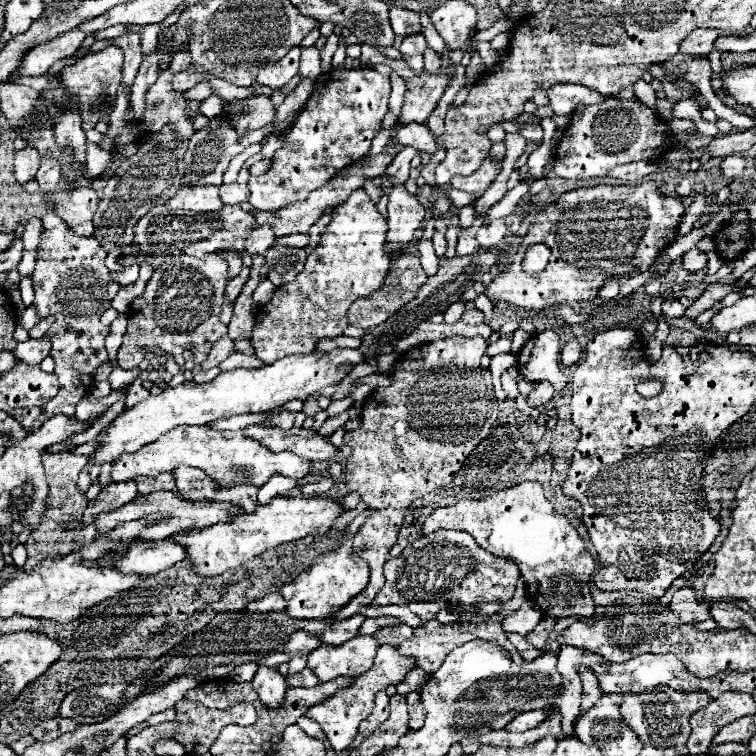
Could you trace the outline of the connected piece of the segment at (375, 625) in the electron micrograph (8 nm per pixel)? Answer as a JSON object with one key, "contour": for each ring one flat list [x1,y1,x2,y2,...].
{"contour":[[374,617,374,619,366,619,364,625,360,627,360,635,374,635,380,627,392,625,392,623,400,623,400,619,396,617]]}

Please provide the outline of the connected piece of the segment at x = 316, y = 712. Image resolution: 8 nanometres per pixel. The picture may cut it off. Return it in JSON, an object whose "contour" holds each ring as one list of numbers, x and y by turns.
{"contour":[[380,645,378,653,374,657,374,665,372,665,372,669,368,673,356,677,354,683,348,689,342,689,340,693,332,695,328,701,310,707,306,711,306,717,314,719,314,721,318,721,322,725,322,729,324,729,324,733,326,733,326,737,334,750,340,752,348,749,358,733,360,721,366,719,372,713,376,693,382,691,382,689,386,689,390,683,398,685,404,679,404,675,410,669,414,669,414,667,416,667,416,661,412,657,400,655,398,649,394,649,390,645]]}

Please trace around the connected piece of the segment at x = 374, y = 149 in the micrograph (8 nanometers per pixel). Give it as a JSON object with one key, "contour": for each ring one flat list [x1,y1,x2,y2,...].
{"contour":[[381,128,372,140,372,145,369,151,369,156,374,156,380,153,386,146,390,138,390,129]]}

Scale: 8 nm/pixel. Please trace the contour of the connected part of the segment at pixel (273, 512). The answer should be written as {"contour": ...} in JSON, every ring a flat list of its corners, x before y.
{"contour":[[274,497,268,505,260,505,254,513,242,513,236,521,210,525,200,531,186,531,174,535,172,539,182,543,188,551,188,559,194,563,192,569,200,575,220,575,224,571,236,569,246,561,252,561,256,555,264,553,266,549,278,547,282,543,290,543,296,539,304,539,306,535,324,535,332,529,334,521,340,517,344,507,326,497,308,497,308,499,290,499,290,497]]}

